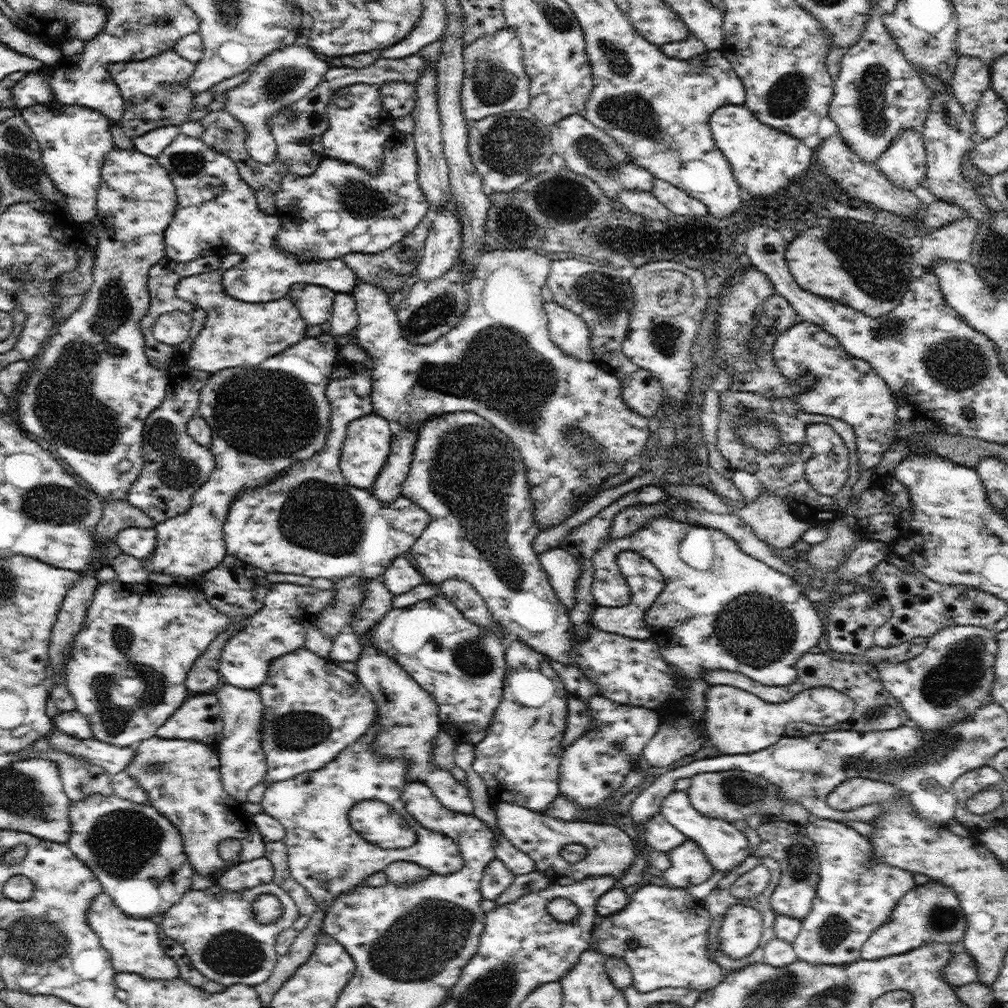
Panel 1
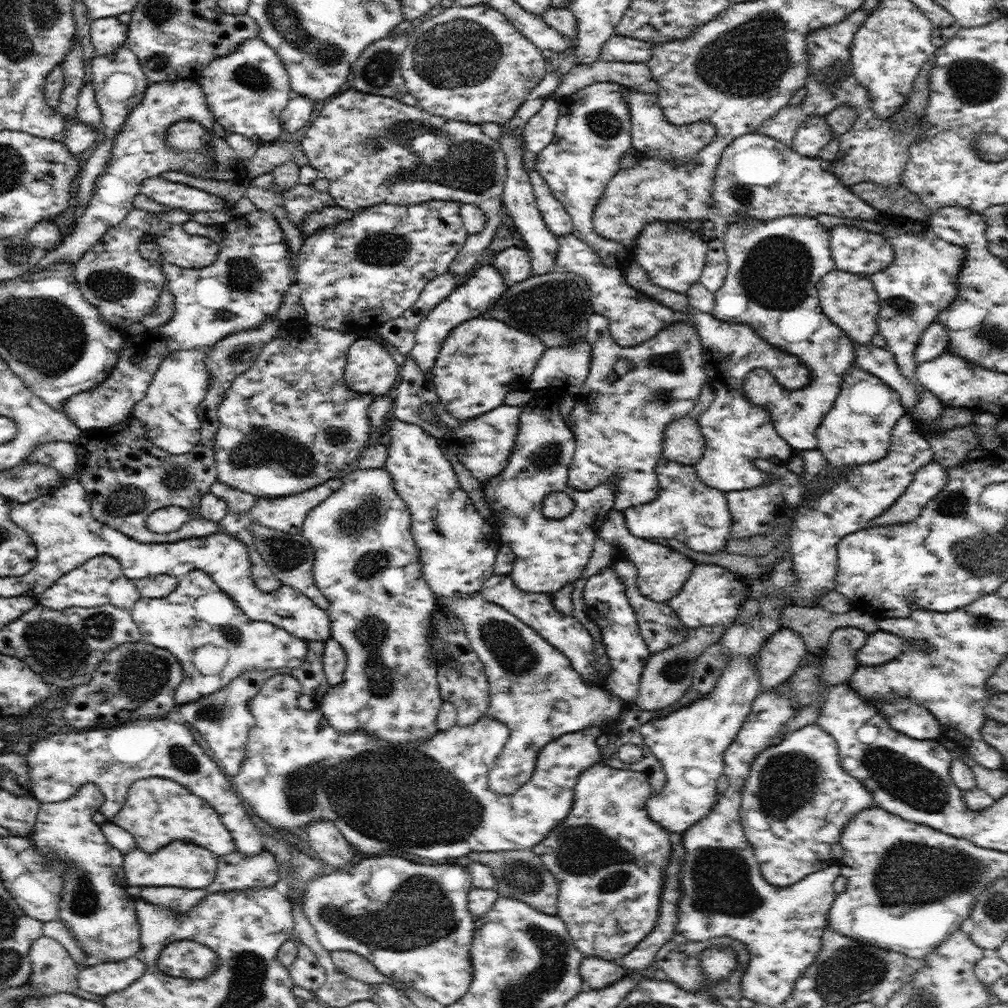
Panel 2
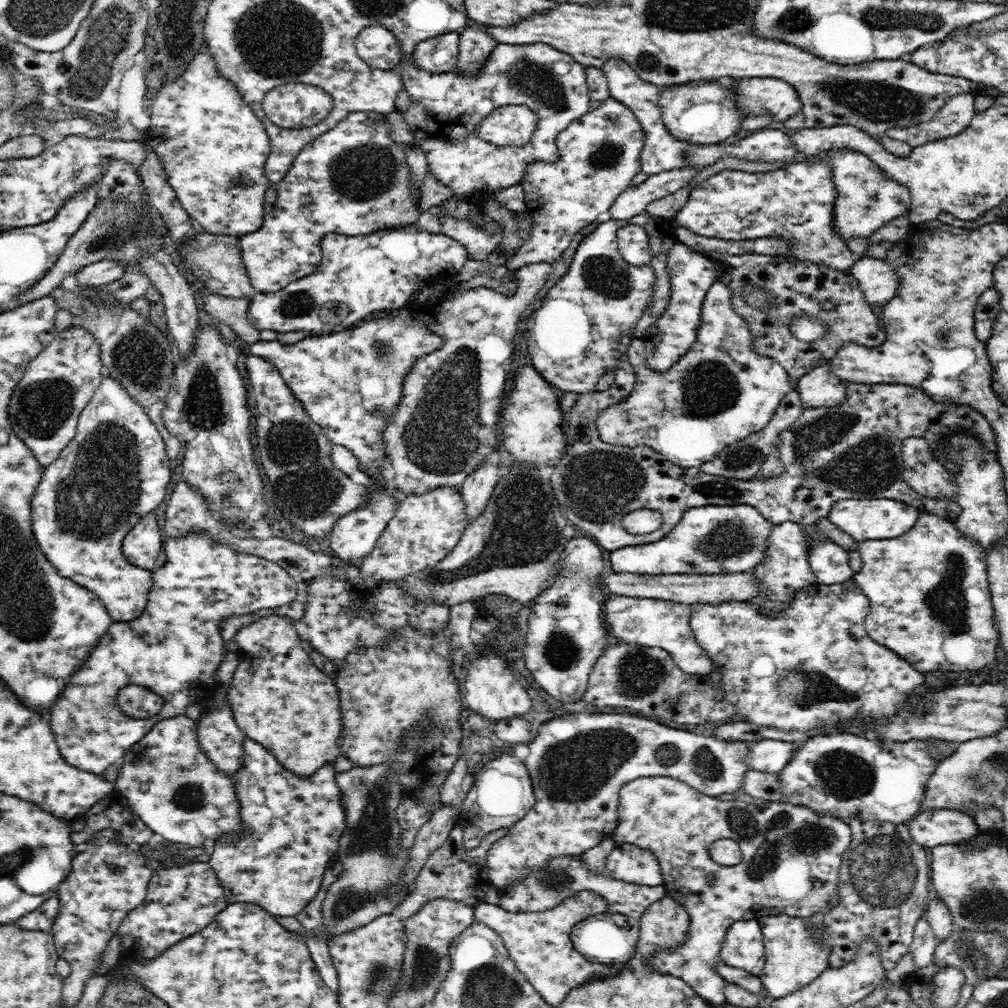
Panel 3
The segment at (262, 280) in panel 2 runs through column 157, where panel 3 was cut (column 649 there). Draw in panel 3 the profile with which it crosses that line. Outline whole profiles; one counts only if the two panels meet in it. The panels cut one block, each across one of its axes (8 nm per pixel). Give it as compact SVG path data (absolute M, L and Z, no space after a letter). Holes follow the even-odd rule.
M626 225L617 230L617 246L619 254L626 262L636 266L650 264L651 252L646 231L638 225ZM678 242L668 254L671 286L668 306L661 318L652 323L646 334L640 337L645 346L646 368L656 372L666 372L696 342L705 294L718 279L714 263L687 245Z

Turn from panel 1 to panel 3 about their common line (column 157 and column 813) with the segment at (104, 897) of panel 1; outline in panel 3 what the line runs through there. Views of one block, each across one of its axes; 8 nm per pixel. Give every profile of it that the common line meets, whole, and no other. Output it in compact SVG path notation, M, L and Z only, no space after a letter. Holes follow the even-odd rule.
M763 916L757 919L763 934L765 946L765 965L759 974L764 991L768 997L784 998L796 990L804 988L815 978L818 978L828 968L828 954L832 947L822 945L817 936L819 930L812 924L807 924L800 917Z

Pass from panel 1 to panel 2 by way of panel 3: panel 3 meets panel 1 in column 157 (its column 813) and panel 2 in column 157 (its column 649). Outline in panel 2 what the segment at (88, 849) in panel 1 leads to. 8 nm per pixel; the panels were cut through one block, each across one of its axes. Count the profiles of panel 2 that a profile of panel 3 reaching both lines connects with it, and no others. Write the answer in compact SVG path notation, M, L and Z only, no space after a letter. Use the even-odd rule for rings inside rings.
M150 776L136 780L128 788L128 798L122 810L111 821L130 832L137 847L146 853L154 853L174 840L194 842L214 852L218 857L236 850L236 842L214 807L202 797L190 792L190 789L169 778ZM178 940L160 952L156 964L158 970L170 976L202 979L218 967L218 954L204 944Z

